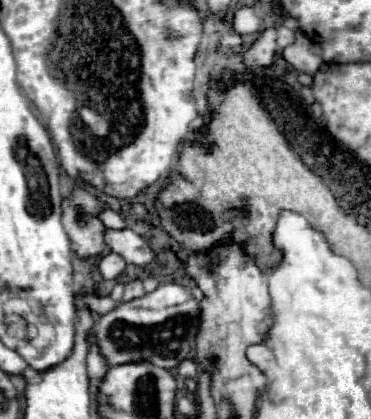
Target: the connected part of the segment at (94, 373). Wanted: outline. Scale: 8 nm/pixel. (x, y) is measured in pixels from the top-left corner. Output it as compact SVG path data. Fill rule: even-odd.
M95 344L91 346L89 356L87 356L87 372L89 372L89 378L91 378L91 386L95 390L97 384L101 382L101 378L107 372L107 364L105 364L105 360L101 360L101 354L97 352L97 346Z

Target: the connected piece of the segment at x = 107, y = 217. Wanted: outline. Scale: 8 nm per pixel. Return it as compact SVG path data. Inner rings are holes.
M107 208L105 212L101 212L101 220L105 220L105 224L107 224L109 228L113 228L113 230L123 230L123 228L125 228L123 216L121 216L119 212L111 210L111 208Z

